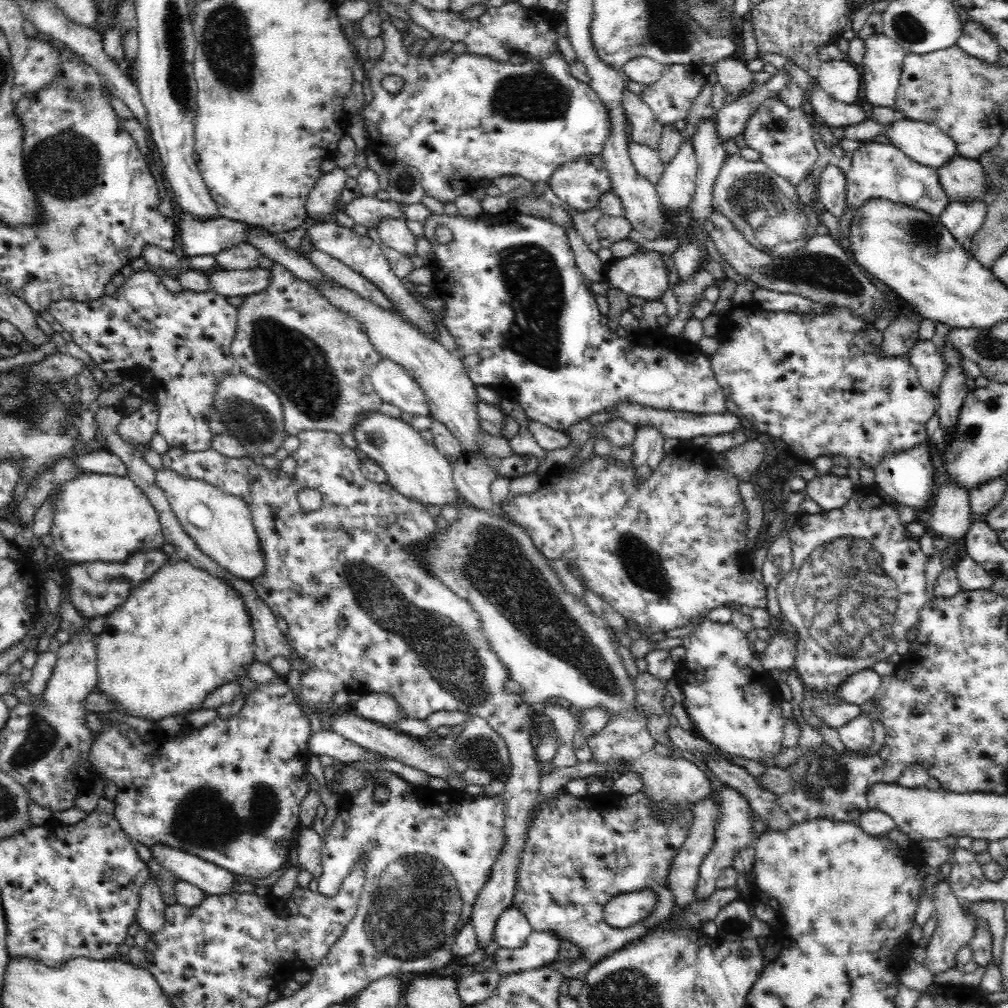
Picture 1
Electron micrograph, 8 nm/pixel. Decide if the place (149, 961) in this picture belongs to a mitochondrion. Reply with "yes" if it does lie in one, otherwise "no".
no

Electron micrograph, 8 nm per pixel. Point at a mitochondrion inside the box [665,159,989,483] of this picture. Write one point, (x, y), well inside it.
(765, 207)

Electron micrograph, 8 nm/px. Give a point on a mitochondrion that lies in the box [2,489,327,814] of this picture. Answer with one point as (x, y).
(41, 738)

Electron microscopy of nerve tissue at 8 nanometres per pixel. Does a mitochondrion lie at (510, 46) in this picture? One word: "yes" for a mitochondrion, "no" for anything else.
yes

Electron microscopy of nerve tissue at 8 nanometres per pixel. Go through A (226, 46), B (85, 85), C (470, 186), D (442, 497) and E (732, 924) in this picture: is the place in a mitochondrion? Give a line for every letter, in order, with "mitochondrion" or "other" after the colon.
A: mitochondrion
B: other
C: other
D: other
E: mitochondrion

